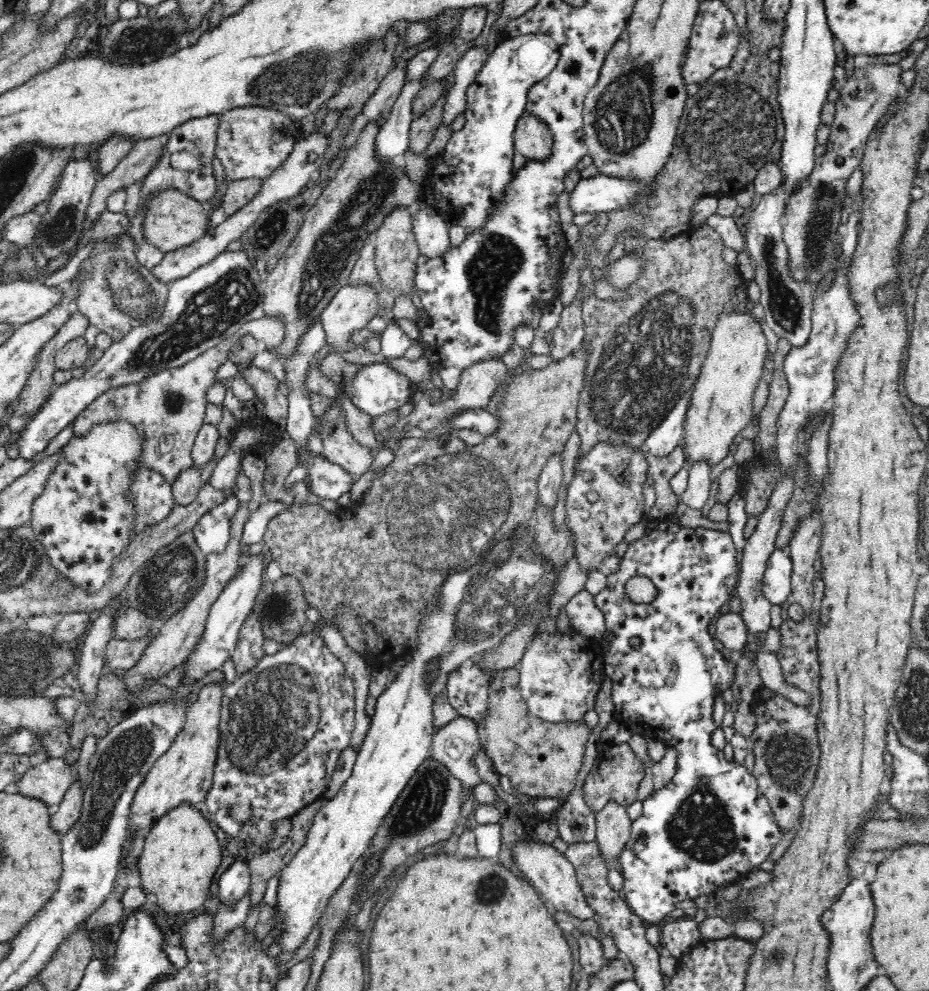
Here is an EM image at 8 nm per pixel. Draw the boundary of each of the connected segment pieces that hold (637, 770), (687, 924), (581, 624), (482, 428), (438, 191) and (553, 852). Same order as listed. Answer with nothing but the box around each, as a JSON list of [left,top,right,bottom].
[[584,739,645,814],[660,918,702,960],[565,588,606,641],[448,409,502,438],[421,32,558,232],[513,835,596,920]]

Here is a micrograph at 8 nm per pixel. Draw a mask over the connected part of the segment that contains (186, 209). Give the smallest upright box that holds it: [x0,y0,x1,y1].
[141,186,209,254]

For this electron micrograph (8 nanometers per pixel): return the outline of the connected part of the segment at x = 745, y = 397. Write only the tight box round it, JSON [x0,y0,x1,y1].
[683,310,767,466]

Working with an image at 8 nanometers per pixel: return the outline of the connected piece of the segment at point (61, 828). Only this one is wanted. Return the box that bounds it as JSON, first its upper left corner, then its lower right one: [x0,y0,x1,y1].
[48,774,83,834]

